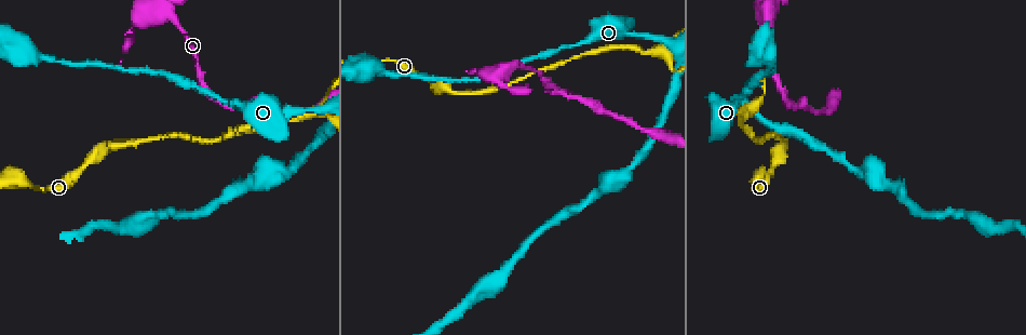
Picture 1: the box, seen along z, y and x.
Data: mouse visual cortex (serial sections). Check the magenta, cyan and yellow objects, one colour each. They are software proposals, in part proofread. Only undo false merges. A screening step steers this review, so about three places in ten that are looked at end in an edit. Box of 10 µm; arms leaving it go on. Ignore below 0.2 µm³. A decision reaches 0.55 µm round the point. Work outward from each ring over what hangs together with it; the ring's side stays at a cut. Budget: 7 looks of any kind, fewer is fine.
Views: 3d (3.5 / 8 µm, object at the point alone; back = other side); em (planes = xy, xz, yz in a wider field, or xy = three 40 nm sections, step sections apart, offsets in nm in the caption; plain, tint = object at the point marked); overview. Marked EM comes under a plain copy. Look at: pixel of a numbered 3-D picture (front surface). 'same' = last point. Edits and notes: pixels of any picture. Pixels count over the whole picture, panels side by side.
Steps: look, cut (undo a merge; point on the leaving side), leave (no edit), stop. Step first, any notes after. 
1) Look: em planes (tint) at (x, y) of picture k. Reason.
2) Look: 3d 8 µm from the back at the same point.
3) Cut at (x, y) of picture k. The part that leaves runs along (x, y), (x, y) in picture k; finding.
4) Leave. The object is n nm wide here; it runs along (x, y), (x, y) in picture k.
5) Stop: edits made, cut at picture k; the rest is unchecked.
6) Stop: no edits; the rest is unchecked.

Look: 3d 3.5 µm at (744, 111) of picture 1. Thin neck.

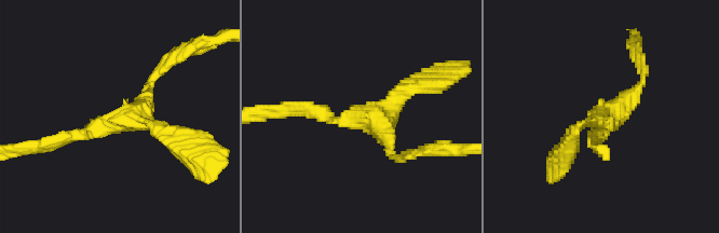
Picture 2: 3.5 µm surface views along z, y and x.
Look: em xy step 1 (tint) at (129, 117) of picture 2. 3 arms meet here; the arms are 150, 200, 200 nm wide.

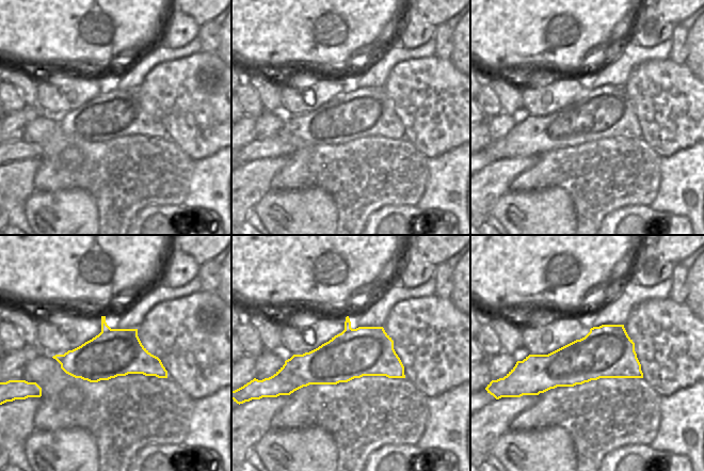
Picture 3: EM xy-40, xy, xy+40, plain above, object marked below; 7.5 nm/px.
Leave. It runs along (67, 139), (137, 115), (157, 72) in picture 2; continuous, no second cell.

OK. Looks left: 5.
Look: 3d 3.5 µm at (571, 44) of picture 1.

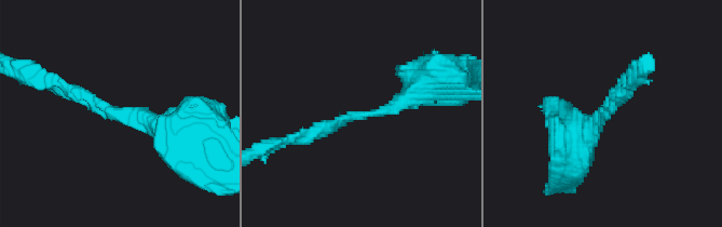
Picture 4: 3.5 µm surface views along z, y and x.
Look: em xy step 3 (tint) at (120, 121) of picture 4. The arms are 200, 350 nm wide.

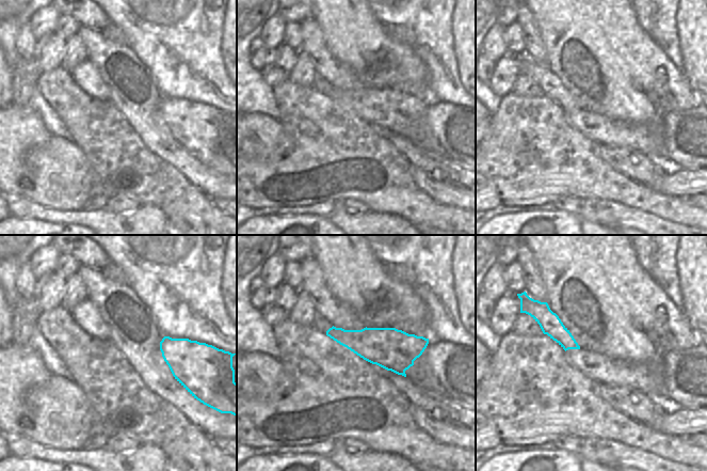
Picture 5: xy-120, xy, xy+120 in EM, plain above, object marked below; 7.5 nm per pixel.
Leave. All the same cell.

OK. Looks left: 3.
Look: 3d 3.5 µm at (157, 12) of picture 1. Abrupt turn.

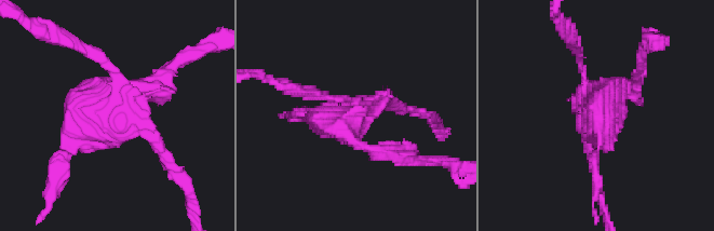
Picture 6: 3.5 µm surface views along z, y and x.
Look: em xy step 5 (tint) at (355, 112) of picture 6. Need the tissue.

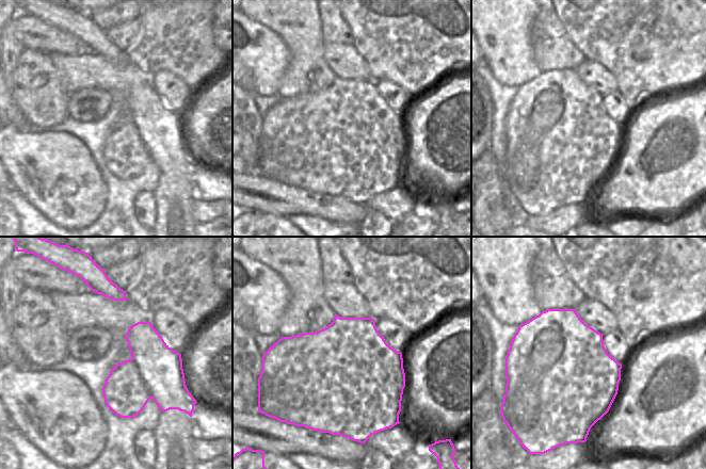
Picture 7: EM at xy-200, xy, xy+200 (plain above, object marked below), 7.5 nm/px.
Cut at (616, 81) of picture 6. The part that leaves runs along (588, 128), (604, 122), (595, 172) in picture 6; a second cell is stuck on.

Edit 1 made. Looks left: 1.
Stop: edits made, cut at picture 6; the rest is unchecked.

